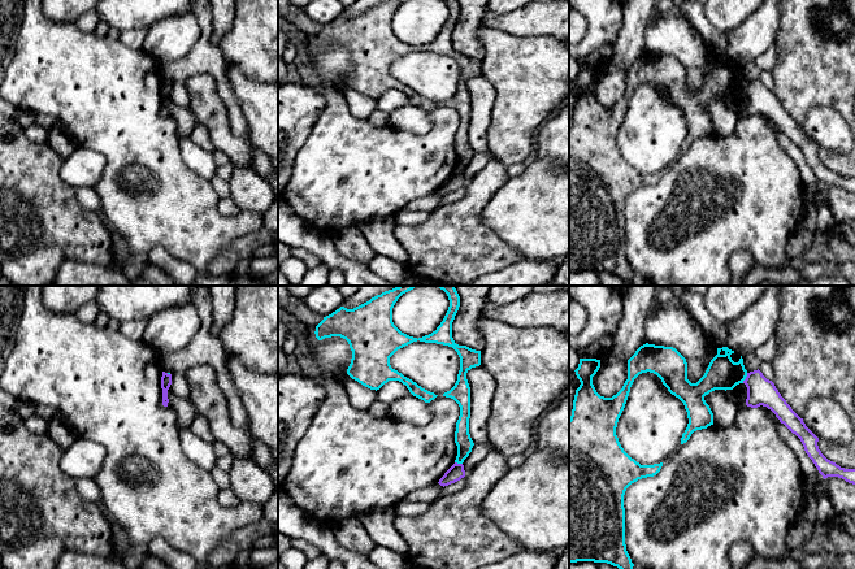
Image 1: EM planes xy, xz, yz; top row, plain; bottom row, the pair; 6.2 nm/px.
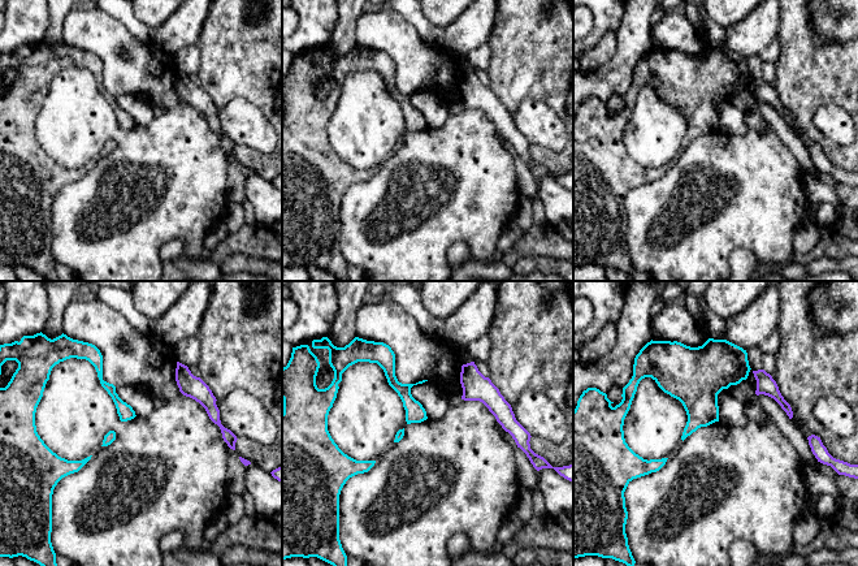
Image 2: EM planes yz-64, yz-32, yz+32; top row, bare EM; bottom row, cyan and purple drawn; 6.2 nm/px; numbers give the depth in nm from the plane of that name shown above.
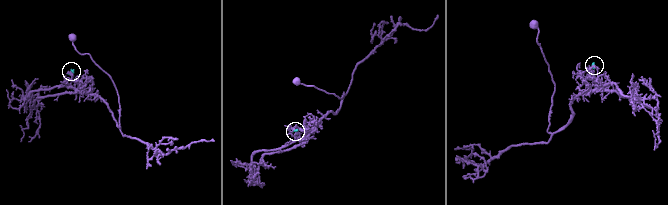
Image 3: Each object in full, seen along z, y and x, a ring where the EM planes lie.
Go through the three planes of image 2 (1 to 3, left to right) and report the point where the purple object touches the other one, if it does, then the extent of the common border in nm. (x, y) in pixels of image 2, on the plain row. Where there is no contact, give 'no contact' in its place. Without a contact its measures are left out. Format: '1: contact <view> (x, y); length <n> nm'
1: no contact
2: no contact
3: no contact

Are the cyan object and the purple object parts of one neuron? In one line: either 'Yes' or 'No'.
No

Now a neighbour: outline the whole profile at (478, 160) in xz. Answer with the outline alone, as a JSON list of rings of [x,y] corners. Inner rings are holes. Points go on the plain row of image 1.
[[[474,153],[472,161],[463,171],[464,177],[472,179],[489,162],[489,160],[489,153]]]

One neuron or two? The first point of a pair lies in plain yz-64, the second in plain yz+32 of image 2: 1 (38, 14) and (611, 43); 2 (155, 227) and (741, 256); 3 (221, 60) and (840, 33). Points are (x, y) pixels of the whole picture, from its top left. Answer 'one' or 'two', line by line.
1: two
2: two
3: two

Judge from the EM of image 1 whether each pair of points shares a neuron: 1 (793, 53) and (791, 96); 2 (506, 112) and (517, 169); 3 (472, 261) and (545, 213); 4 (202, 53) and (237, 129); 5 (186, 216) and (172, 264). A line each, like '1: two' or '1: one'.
1: one
2: two
3: two
4: one
5: two

